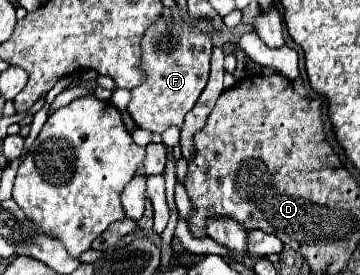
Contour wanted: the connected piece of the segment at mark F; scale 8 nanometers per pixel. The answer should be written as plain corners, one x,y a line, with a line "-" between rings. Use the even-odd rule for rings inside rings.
164,16
150,26
144,34
142,66
146,80
132,90
132,100
128,106
134,122
150,132
162,134
170,126
182,128
184,116
192,110
198,96
202,94
208,72
210,72
210,54
212,54
210,36
202,34
196,26
182,24
180,20
168,22

